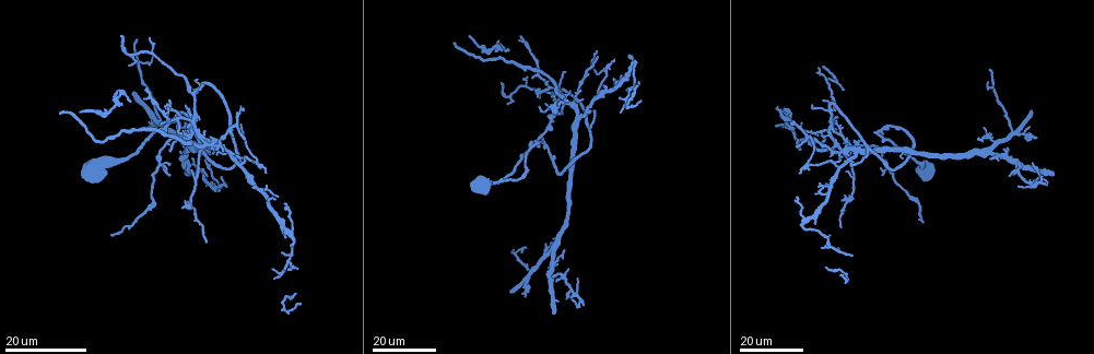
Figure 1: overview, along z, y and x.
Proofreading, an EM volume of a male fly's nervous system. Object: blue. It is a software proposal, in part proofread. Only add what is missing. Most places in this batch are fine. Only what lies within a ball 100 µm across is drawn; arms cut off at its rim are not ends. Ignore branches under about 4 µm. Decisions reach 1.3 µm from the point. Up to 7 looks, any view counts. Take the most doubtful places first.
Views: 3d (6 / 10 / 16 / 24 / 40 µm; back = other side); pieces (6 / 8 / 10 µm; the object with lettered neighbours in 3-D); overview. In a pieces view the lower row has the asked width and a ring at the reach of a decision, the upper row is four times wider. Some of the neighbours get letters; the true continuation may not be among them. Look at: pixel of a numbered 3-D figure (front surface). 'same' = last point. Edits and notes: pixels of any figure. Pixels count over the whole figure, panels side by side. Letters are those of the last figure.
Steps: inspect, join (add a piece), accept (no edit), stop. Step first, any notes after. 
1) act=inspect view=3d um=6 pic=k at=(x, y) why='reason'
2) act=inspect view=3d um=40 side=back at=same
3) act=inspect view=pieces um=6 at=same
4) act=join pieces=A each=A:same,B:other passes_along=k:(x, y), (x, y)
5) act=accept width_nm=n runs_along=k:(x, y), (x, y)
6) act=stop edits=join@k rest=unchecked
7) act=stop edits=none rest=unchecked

act=inspect view=3d um=24 pic=1 at=(842, 227) why='an open end'

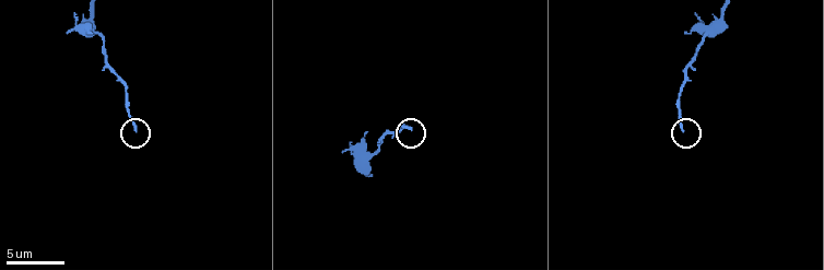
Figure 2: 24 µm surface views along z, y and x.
act=inspect view=pieces um=8 pic=2 at=(133, 129) why='what lies round it'

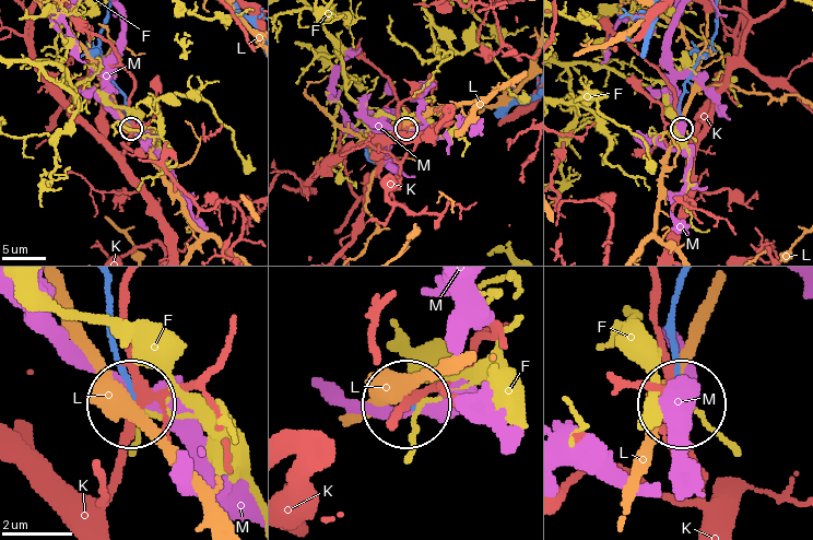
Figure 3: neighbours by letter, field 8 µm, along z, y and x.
act=accept width_nm=150 each=F:other,K:other,L:other,M:other found='none of them fits'

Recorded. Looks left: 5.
act=inspect view=3d um=16 pic=1 at=(992, 160) why='thin end'

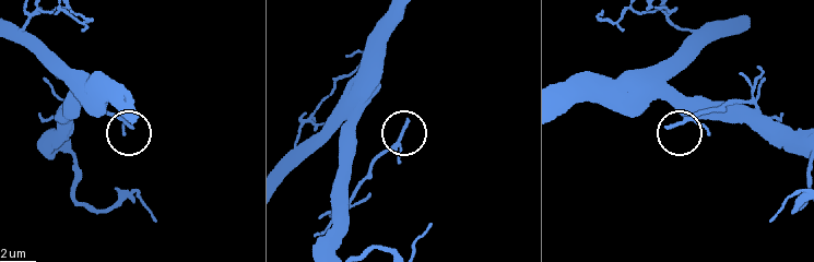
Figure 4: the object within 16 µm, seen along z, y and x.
act=inspect view=pieces um=8 pic=4 at=(405, 122) why='see the neighbours'

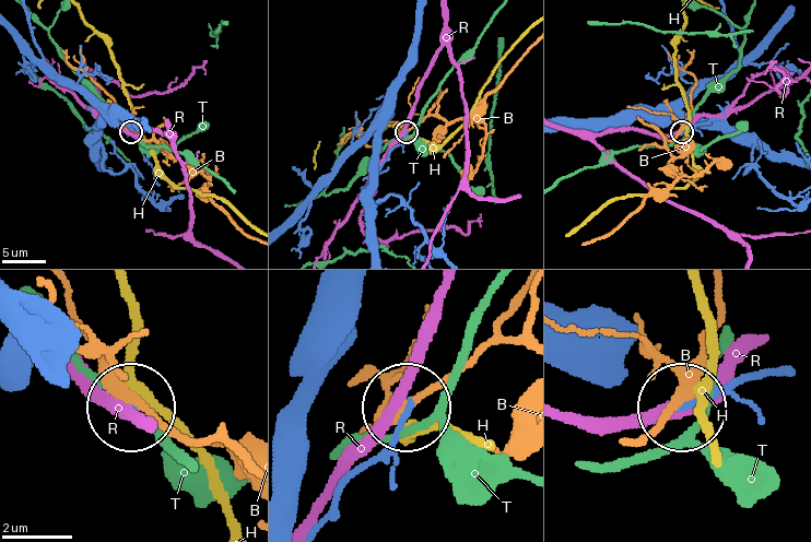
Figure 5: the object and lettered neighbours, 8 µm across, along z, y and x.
act=accept each=B:other,H:other,R:other,T:other runs_along=5:(314, 527), (389, 439), (404, 407) found='none of them fits'

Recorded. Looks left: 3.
act=inspect view=3d um=16 pic=1 at=(596, 111) why='free end'

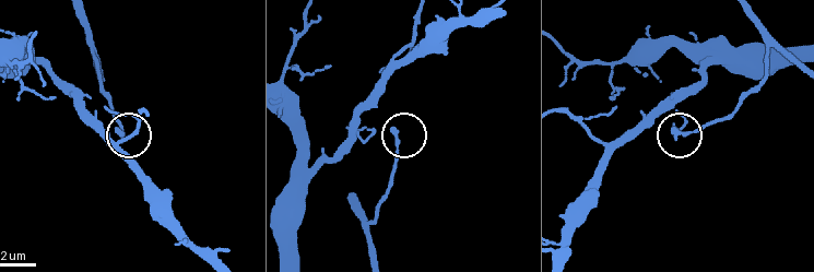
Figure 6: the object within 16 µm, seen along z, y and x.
act=inspect view=pieces um=8 pic=6 at=(674, 133)

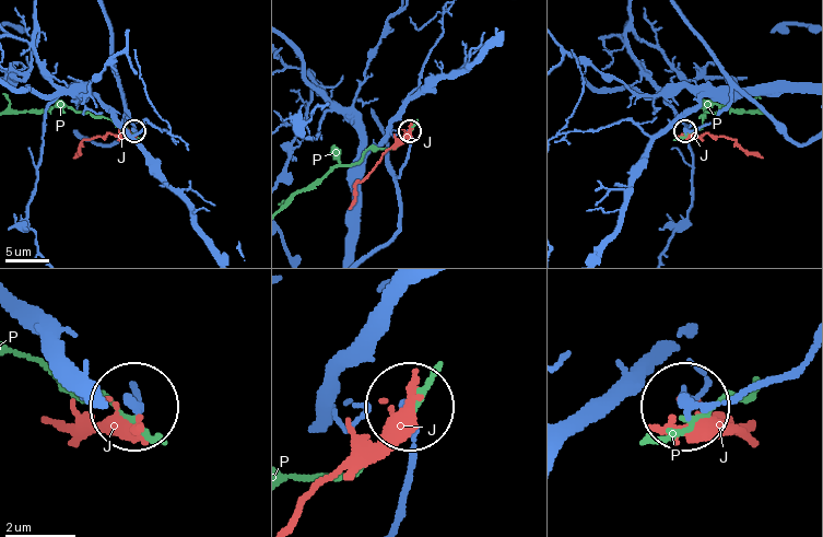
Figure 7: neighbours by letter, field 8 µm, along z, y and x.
act=accept width_nm=260 each=J:other,P:other runs_along=7:(801, 143), (733, 88), (730, 102), (714, 119), (685, 130) found='none of them fits'

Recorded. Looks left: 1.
act=stop edits=none rest=unchecked

